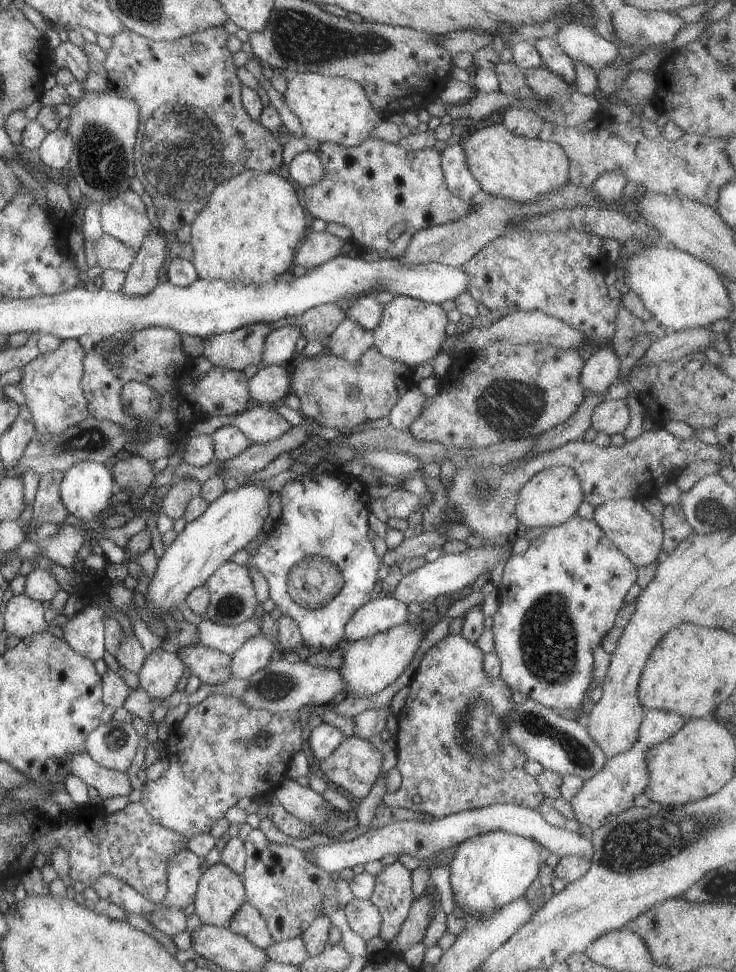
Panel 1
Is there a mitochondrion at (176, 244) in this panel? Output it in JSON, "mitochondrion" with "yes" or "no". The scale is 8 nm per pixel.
{"mitochondrion":"no"}

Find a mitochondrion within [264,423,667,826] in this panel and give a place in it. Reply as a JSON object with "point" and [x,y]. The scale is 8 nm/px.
{"point":[471,736]}

